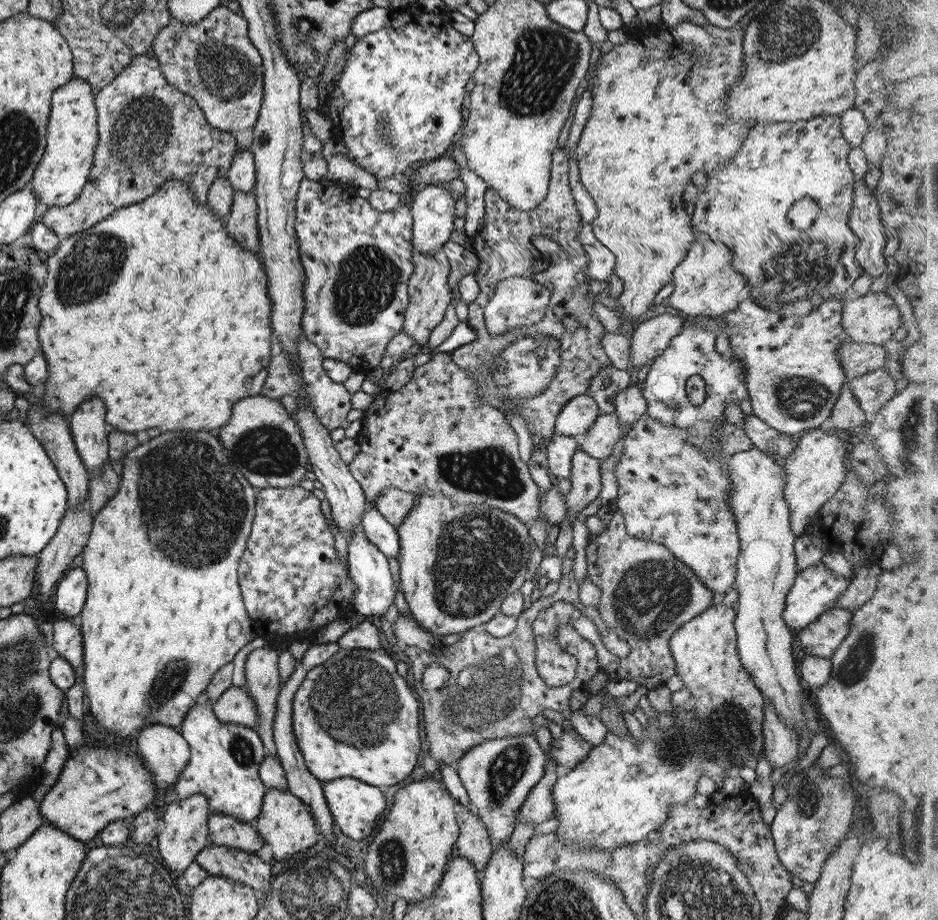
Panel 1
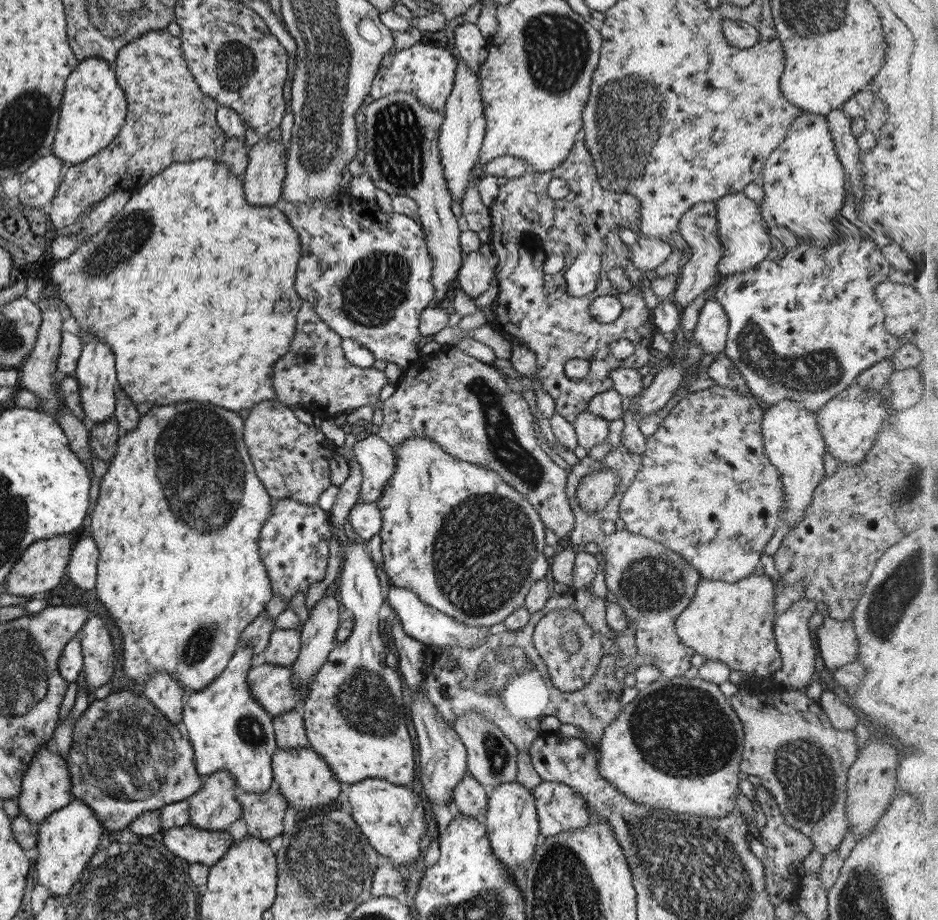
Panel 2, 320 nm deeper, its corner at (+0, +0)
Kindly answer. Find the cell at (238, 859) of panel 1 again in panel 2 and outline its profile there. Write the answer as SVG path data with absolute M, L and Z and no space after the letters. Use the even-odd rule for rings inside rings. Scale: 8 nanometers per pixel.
M183 825L162 831L163 845L177 861L211 867L225 856L233 840L225 830L205 831Z

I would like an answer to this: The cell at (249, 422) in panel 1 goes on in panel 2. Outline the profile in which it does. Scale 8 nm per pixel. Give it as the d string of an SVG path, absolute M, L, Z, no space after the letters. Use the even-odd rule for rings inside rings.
M265 400L253 405L247 418L243 420L244 445L248 450L255 476L267 494L273 499L289 498L303 504L316 506L317 499L323 490L330 486L327 462L336 454L336 446L313 425L299 422L287 406L275 400Z

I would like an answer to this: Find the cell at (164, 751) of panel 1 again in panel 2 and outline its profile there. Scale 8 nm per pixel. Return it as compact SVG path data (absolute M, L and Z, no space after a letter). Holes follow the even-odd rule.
M155 671L145 680L142 694L170 723L176 725L182 717L183 690L179 681L171 675L165 671Z

